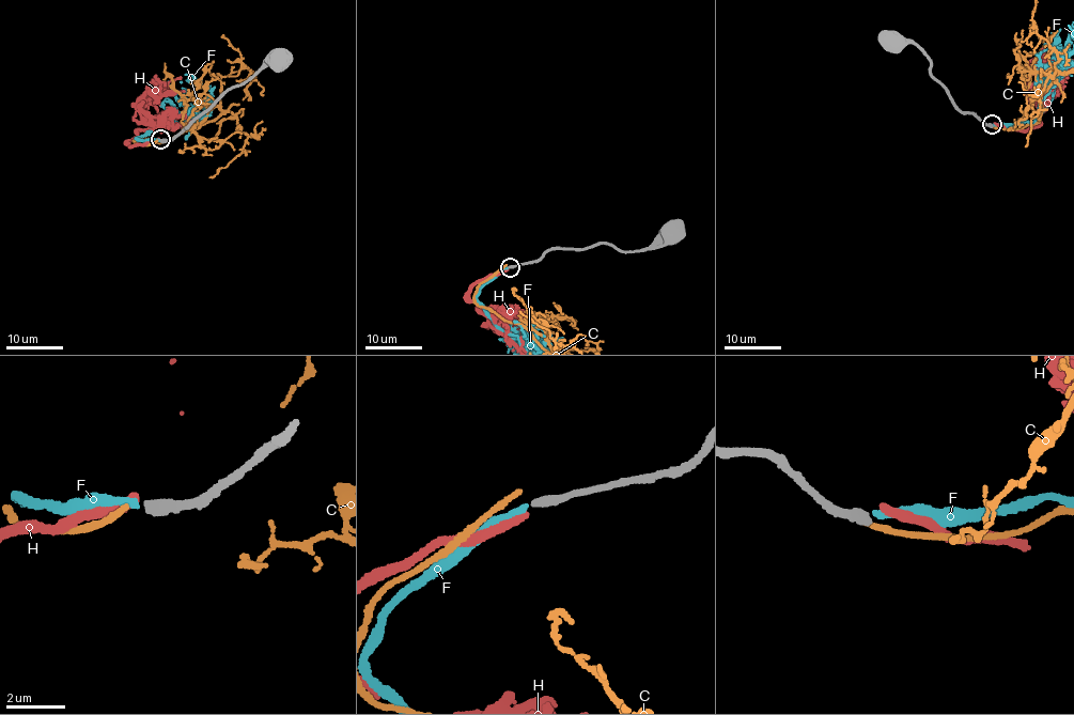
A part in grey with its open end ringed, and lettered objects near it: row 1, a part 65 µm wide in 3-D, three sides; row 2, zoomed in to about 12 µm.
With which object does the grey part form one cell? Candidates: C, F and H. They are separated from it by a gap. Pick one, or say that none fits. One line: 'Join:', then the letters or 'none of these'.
Join: F

